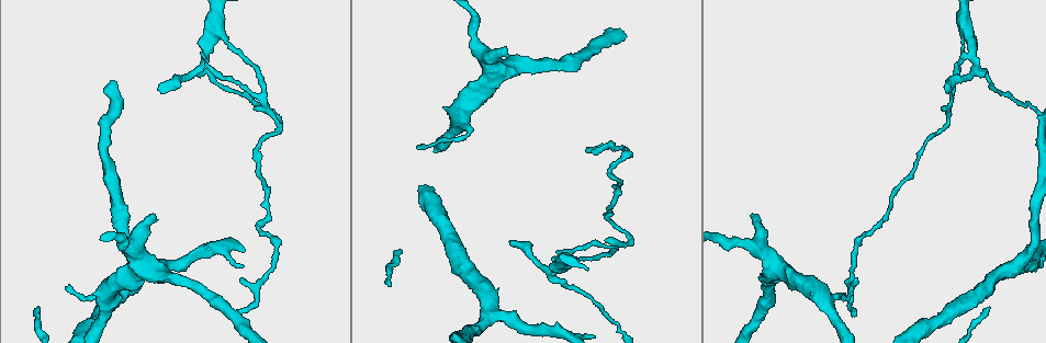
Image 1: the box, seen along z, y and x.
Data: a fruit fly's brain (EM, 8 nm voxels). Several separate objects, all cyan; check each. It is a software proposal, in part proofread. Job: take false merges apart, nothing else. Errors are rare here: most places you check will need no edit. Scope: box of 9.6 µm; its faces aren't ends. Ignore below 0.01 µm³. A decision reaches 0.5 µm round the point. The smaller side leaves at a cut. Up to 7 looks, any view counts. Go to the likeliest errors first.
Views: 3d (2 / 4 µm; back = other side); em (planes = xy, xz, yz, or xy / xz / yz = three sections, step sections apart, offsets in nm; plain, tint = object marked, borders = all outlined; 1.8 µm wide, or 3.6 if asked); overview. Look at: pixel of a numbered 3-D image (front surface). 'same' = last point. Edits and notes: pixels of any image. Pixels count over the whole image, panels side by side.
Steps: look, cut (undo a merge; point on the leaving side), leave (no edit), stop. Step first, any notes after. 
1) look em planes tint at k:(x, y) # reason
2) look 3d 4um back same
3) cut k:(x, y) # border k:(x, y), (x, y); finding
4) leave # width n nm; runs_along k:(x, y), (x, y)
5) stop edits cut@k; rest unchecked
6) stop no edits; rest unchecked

look em yz step 8 tint at 1:(965, 29) # three-way junction

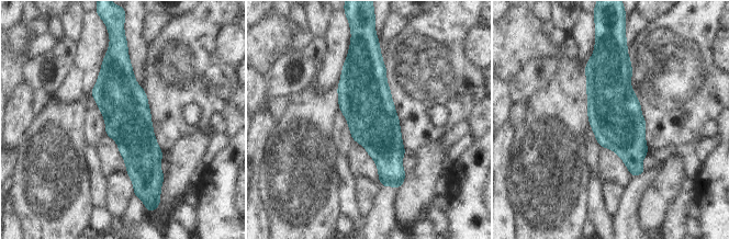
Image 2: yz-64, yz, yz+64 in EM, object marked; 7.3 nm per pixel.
look em planes tint same # another direction

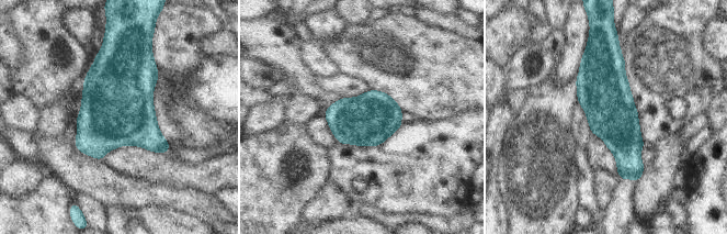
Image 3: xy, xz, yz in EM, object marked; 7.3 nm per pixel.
leave # width 380 nm; all the same neuron

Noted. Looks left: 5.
look em xz step 8 tint at 1:(264, 92) # two arms in line, one across

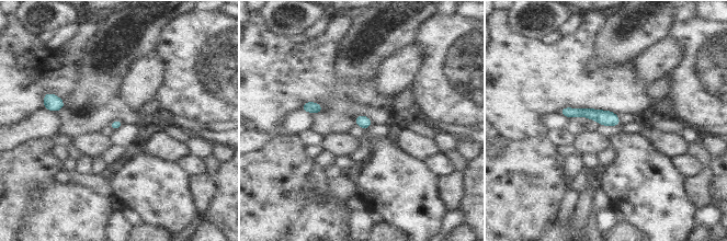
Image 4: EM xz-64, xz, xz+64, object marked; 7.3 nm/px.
leave # width 80 nm; runs_along 4:(563, 111), (597, 114), (616, 123); all the same neuron

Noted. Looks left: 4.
look 3d 4um at 1:(760, 239) # thick turns thin

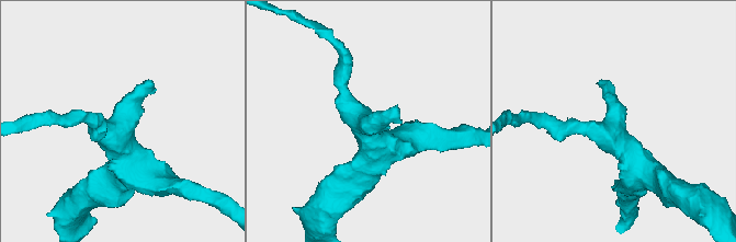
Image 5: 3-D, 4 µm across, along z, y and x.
look em xz step 16 tint at 5:(123, 122)

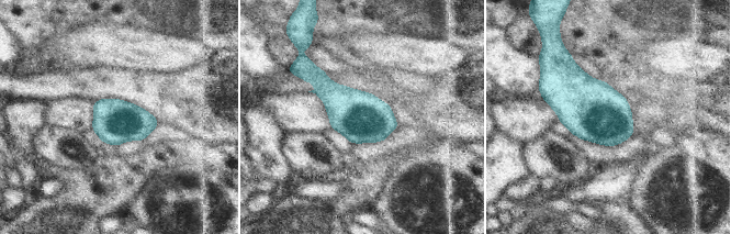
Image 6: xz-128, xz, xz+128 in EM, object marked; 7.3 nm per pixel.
leave # one neuron here

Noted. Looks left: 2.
stop no edits; rest unchecked

